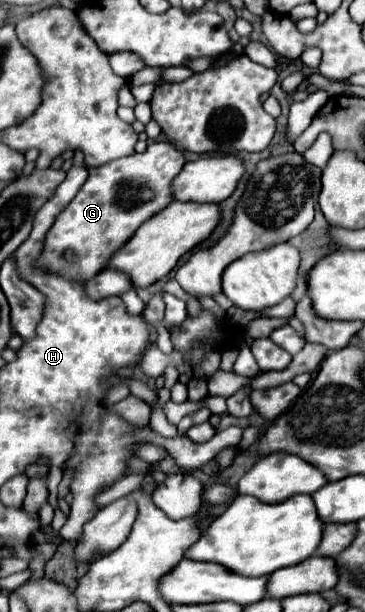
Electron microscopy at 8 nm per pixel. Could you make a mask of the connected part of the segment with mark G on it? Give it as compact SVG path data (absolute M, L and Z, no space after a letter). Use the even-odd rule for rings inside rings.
M153 141L143 153L133 153L111 161L109 165L89 169L89 177L83 187L49 229L45 251L37 265L43 269L57 269L57 273L67 277L81 277L81 281L87 281L107 269L111 257L133 237L133 231L175 201L171 183L183 165L185 155L181 149L169 141ZM67 249L77 255L73 261L63 257L63 251Z

